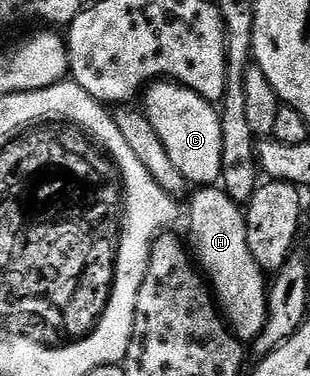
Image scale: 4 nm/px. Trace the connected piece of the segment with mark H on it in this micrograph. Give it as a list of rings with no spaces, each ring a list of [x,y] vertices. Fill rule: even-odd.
[[[217,185],[203,186],[193,191],[190,198],[190,238],[188,249],[196,263],[197,269],[204,275],[218,307],[218,312],[235,338],[243,344],[253,343],[262,333],[268,312],[268,275],[252,260],[252,252],[248,252],[248,232],[246,231],[246,215],[243,207],[233,202],[226,191]]]

